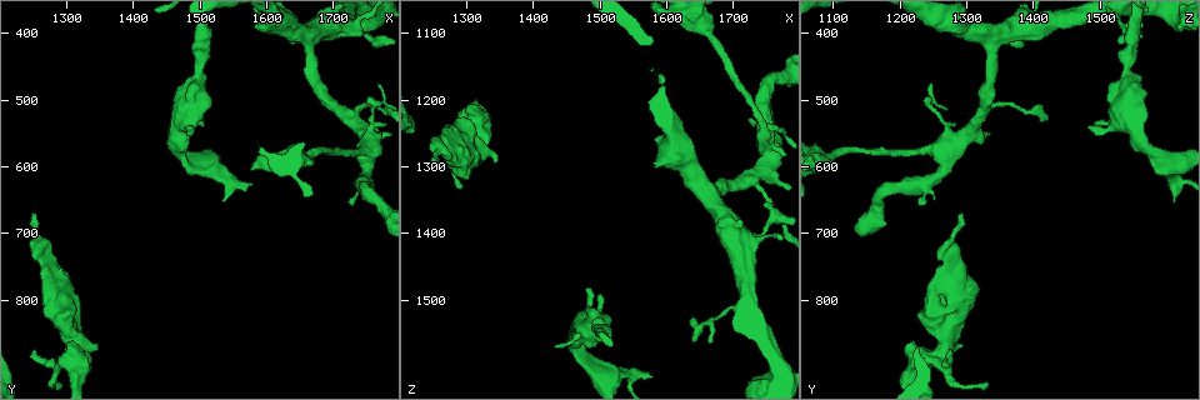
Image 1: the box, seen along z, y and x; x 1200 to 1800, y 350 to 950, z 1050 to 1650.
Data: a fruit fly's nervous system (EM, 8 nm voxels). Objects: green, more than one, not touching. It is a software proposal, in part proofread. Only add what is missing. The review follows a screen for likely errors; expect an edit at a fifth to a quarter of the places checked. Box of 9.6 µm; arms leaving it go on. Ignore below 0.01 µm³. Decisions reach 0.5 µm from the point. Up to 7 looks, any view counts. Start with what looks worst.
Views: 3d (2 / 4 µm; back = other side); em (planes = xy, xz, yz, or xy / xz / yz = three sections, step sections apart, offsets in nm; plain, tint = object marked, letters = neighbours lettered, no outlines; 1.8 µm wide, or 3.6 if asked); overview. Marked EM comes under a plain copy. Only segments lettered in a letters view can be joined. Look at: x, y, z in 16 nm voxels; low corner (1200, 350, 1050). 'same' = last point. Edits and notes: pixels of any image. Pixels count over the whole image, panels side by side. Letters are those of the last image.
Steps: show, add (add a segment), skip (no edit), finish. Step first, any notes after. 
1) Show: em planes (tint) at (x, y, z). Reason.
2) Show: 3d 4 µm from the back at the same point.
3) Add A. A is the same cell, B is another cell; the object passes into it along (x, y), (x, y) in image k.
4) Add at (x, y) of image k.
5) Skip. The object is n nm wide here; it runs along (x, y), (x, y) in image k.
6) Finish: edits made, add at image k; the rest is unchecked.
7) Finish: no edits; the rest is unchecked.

Show: em planes (letters) at (1495, 535, 1490). Free end.

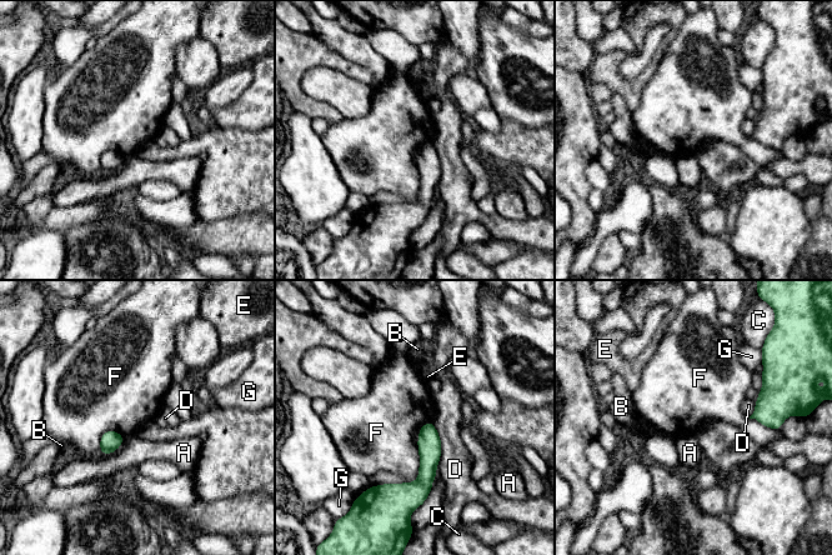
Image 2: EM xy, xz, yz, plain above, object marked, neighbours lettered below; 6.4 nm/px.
Skip. The longest contact is with F, 440 nm; A, B, C, D, E, F and G are other cells; it runs along (430, 425), (426, 476), (384, 488) in image 2; none of them fits.

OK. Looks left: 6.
Show: em planes (letters) at (1250, 670, 1290). An open end.

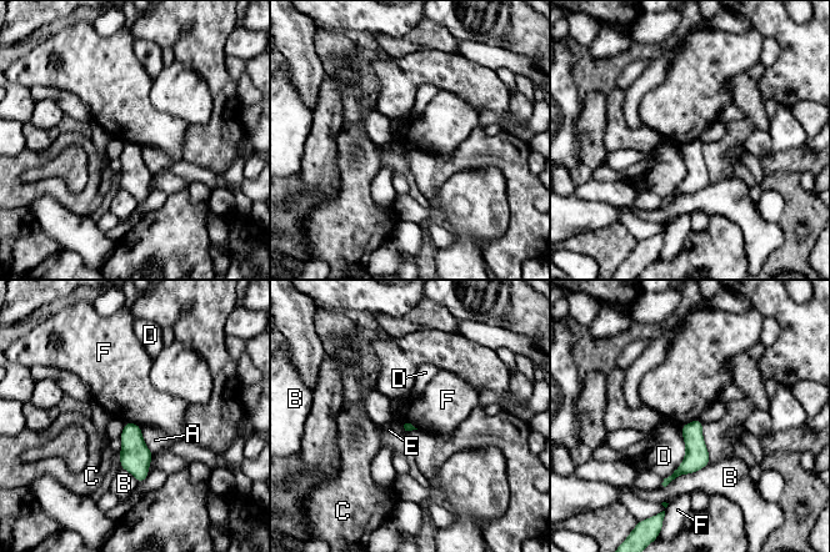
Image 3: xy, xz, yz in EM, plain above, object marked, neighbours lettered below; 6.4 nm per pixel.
Skip. A, B, C, D, E and F are other cells; a border runs along (699, 417), (680, 426) in image 3; none of them fits.

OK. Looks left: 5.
Show: em 3.6 µm xz step 4 (tint) at (1575, 620, 1615). Branch stops here.

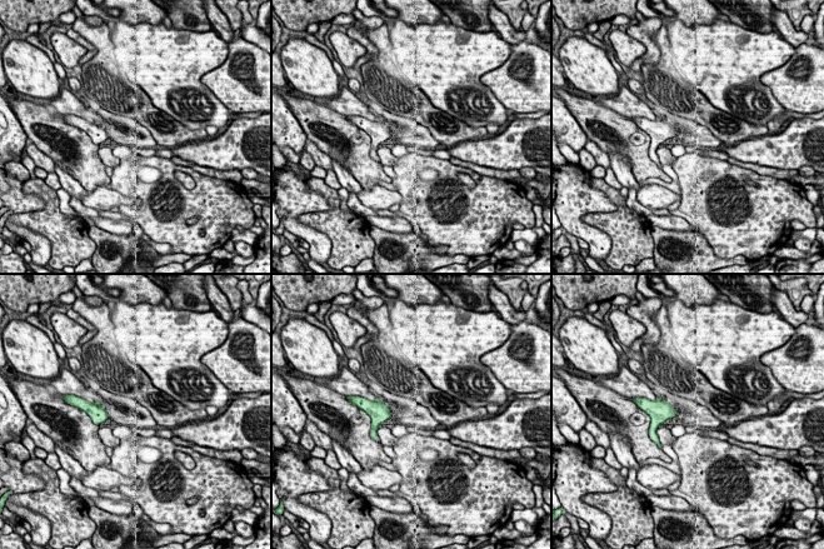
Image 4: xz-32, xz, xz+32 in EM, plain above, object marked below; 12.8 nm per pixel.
Show: em 3.6 µm planes (letters) at the same point.

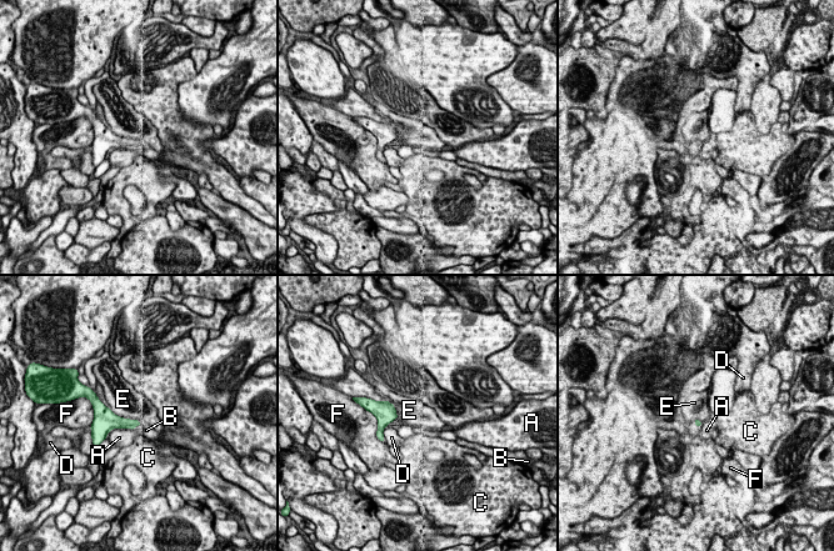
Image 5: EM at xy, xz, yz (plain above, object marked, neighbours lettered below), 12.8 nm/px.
Add B. The longest contact is with A, 380 nm; B is the same cell, A, C, D, E and F are other cells; it goes on there.

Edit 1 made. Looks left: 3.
Finish: edits made, add at image 5; the rest is unchecked.

